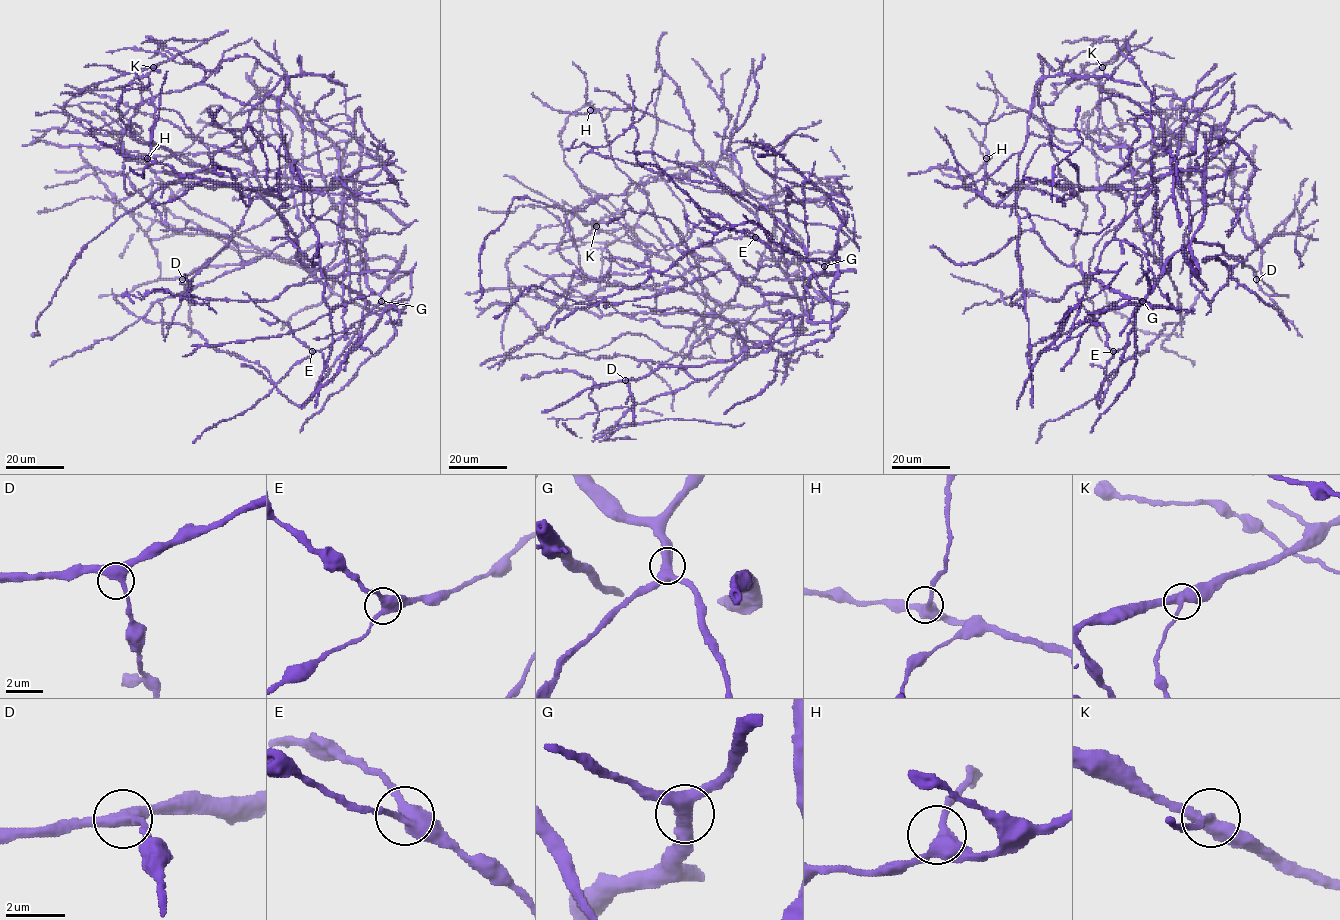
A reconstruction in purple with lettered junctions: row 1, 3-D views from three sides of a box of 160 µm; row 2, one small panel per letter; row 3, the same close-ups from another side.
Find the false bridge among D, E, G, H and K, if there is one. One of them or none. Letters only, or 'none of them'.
K

